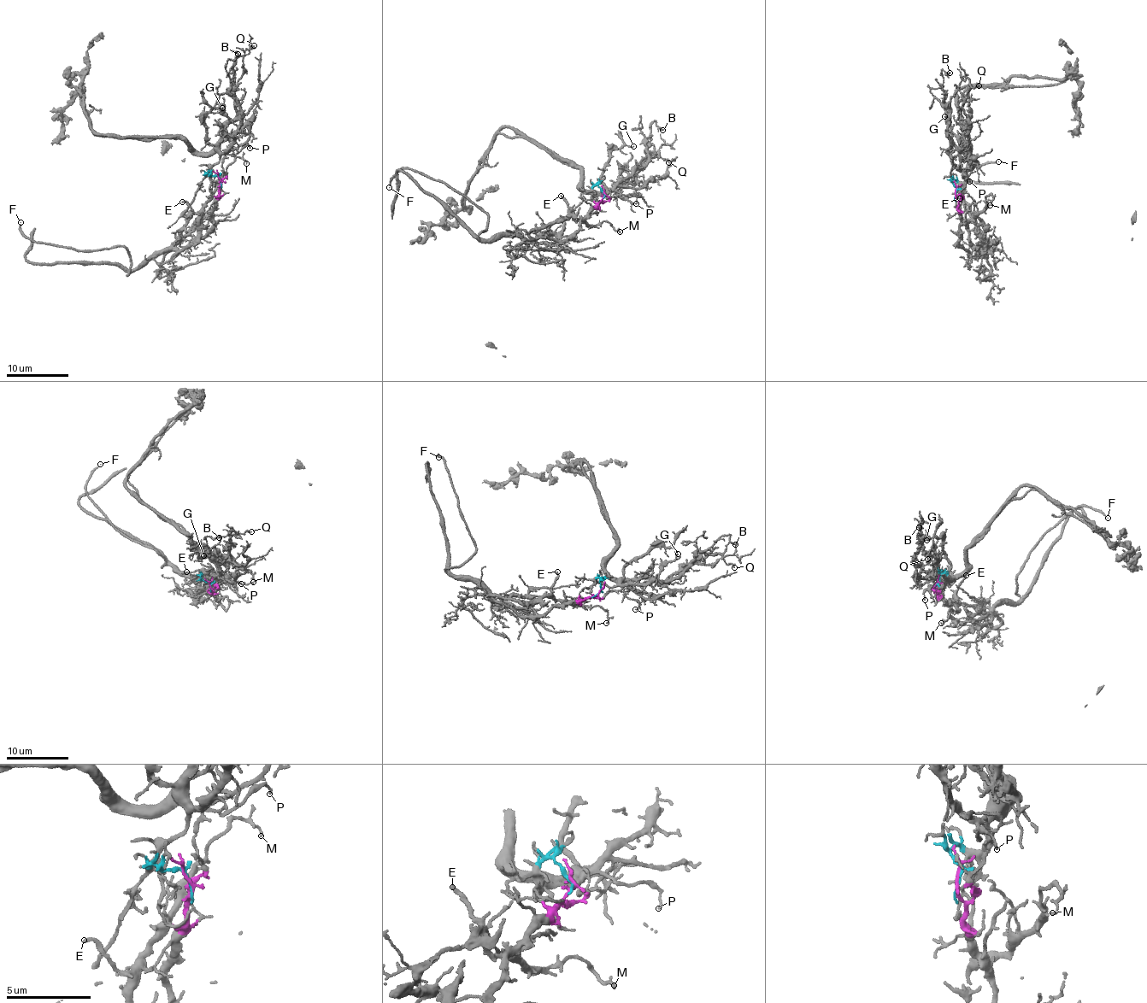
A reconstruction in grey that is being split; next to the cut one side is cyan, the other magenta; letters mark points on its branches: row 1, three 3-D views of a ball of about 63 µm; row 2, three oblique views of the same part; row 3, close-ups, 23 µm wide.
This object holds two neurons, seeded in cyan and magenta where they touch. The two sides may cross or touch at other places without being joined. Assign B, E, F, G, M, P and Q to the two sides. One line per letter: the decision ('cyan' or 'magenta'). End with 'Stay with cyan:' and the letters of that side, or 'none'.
B: cyan
E: magenta
F: magenta
G: cyan
M: magenta
P: cyan
Q: cyan
Stay with cyan: B, G, P, Q

